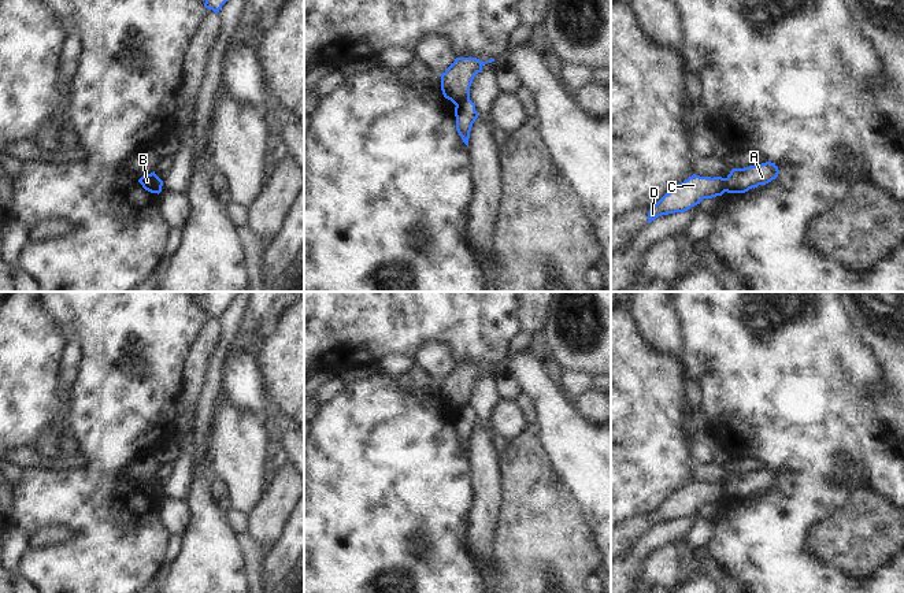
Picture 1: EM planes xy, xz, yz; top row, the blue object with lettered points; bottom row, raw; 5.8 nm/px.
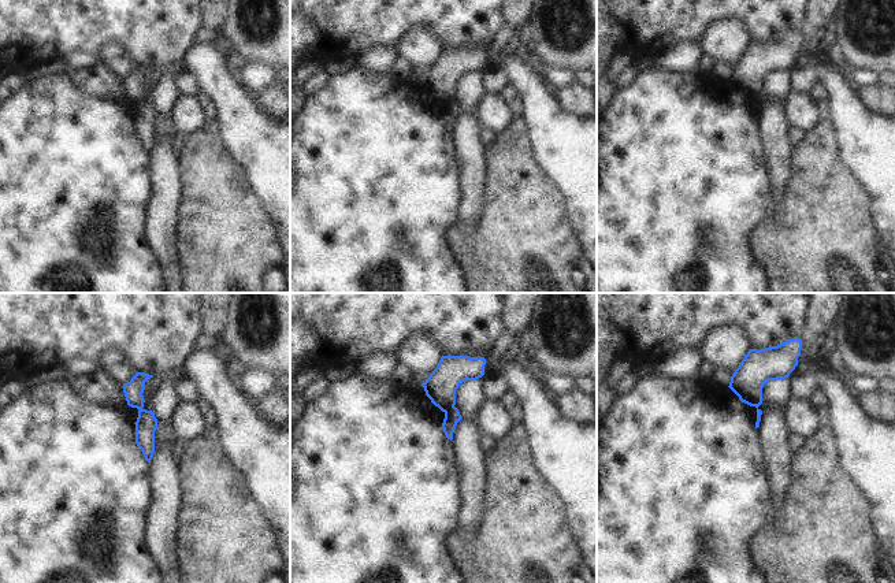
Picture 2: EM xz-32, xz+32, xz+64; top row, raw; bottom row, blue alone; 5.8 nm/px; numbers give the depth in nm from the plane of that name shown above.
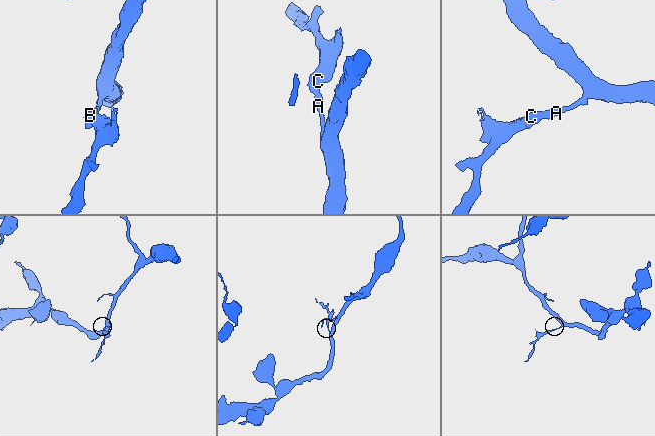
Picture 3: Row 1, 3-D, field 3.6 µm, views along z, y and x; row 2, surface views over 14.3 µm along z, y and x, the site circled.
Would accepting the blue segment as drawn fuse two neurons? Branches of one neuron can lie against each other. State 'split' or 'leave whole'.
split

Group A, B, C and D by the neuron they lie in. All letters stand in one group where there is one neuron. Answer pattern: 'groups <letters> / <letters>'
groups A / B C D

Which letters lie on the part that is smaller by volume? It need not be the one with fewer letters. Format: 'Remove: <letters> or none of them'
Remove: B, C, D

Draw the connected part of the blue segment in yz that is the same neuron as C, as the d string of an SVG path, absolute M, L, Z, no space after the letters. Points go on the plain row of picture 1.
M693 481L683 489L671 494L648 519L648 530L657 523L685 519L700 511L703 505L722 503L726 499L725 485L700 483Z

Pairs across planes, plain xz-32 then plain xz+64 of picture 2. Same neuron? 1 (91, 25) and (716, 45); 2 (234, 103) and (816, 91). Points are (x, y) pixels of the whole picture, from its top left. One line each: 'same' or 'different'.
1: different
2: different

